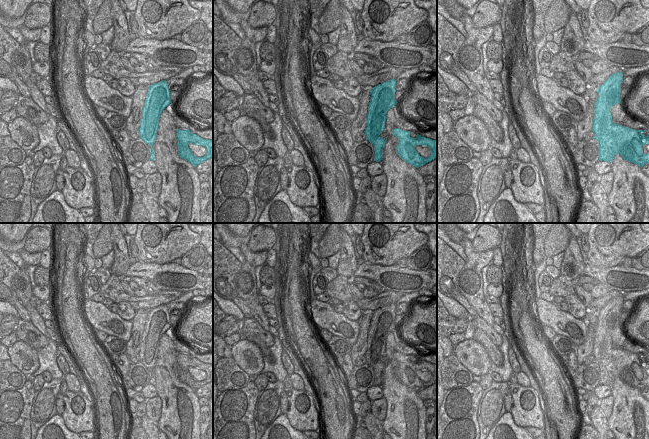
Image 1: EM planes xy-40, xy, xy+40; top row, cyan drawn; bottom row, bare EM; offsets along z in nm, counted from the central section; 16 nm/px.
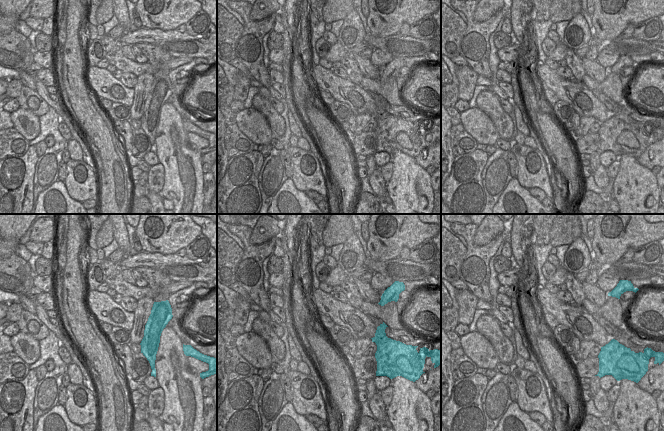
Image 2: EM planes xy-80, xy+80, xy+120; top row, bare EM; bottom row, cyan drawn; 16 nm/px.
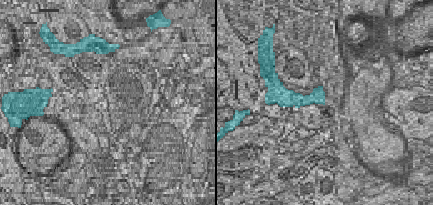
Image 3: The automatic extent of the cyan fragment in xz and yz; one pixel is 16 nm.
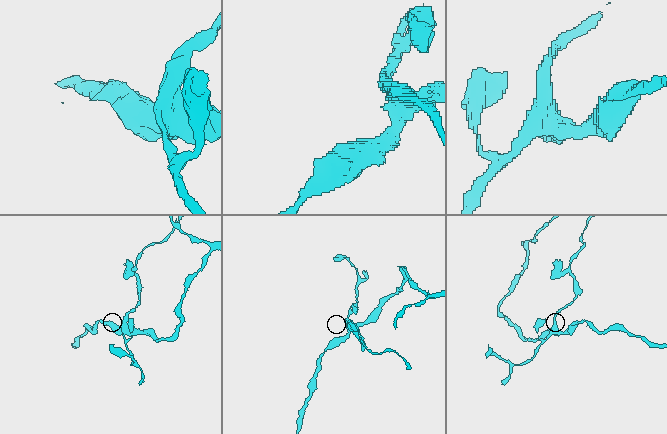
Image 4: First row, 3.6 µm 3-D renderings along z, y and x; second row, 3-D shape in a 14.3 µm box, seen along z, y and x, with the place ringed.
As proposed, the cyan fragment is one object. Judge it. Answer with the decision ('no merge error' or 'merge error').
merge error

